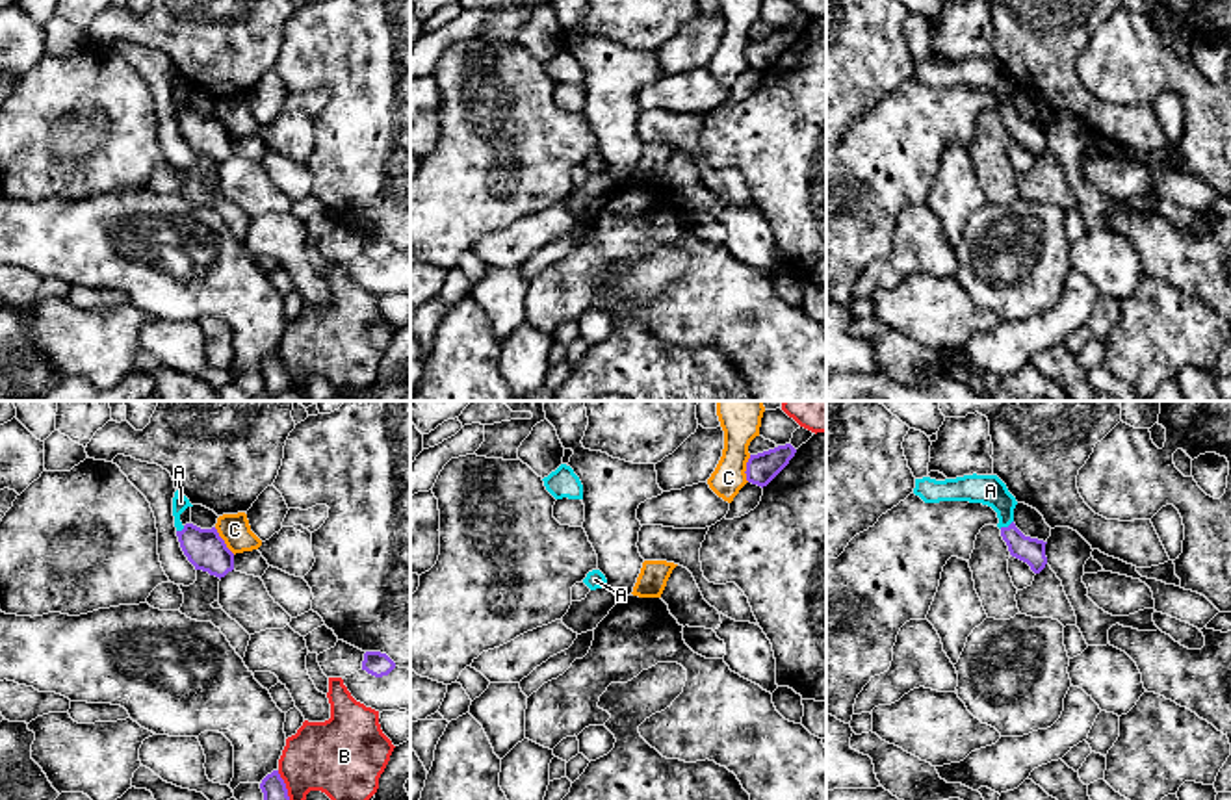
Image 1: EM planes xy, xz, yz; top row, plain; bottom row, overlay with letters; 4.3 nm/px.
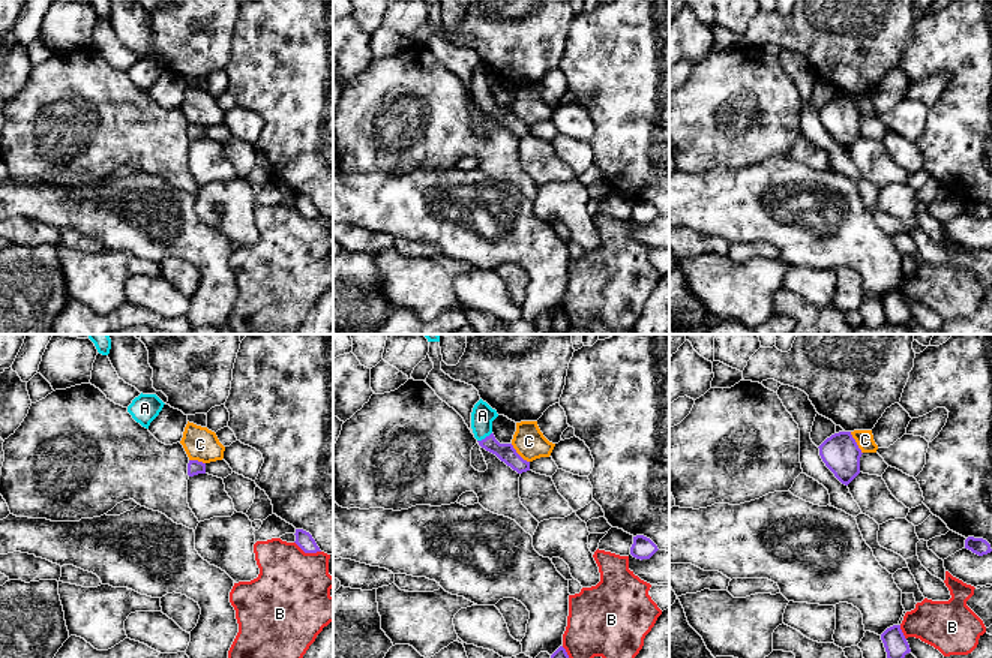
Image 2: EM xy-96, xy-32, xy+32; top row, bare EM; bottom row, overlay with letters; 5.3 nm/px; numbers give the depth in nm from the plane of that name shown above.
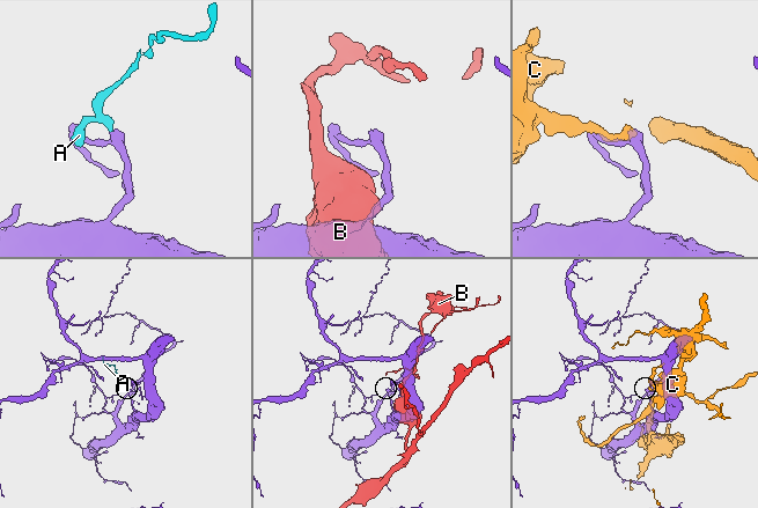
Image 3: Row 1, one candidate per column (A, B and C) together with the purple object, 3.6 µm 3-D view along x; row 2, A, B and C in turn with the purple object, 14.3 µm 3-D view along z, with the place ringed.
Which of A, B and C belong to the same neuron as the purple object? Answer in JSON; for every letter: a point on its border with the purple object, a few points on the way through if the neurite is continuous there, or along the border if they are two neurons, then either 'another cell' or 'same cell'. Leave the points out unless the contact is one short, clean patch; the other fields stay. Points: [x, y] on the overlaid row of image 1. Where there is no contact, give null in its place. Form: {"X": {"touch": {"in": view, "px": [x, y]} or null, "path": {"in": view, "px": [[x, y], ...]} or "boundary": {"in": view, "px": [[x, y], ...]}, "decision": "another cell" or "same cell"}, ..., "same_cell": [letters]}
{"A": {"touch": {"in": "yz", "px": [1005, 528]}, "path": {"in": "yz", "px": [[1029, 550], [1005, 528], [1005, 507], [990, 490]]}, "decision": "same cell"}, "B": {"touch": {"in": "xy", "px": [285, 786]}, "decision": "another cell"}, "C": {"touch": {"in": "xy", "px": [223, 541]}, "decision": "another cell"}, "same_cell": ["A"]}

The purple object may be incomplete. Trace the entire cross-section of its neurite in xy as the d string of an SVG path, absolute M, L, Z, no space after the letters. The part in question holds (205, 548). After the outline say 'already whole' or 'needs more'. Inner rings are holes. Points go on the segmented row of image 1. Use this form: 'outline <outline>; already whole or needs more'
outline M176 490L173 497L173 516L180 548L195 570L208 572L221 579L234 570L234 553L227 548L215 527L201 529L193 523L184 525L180 514L188 507L193 505Z; needs more

